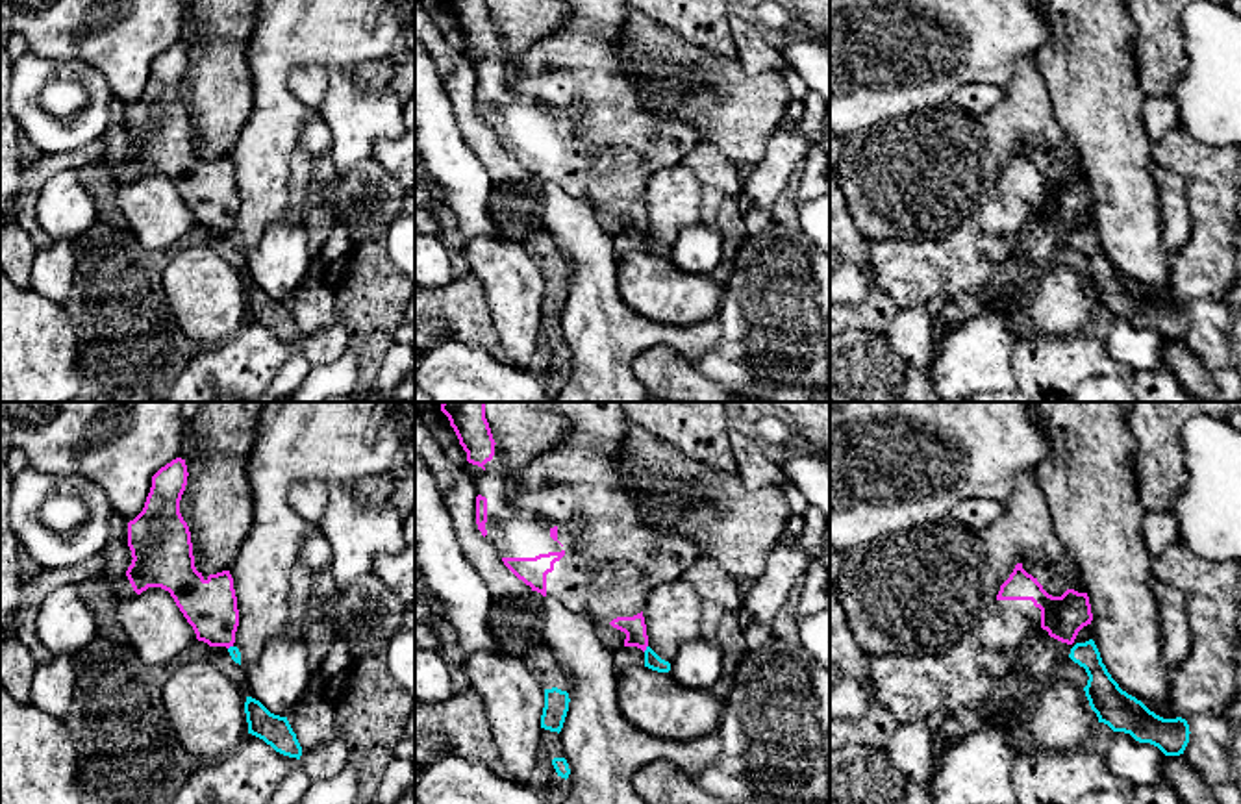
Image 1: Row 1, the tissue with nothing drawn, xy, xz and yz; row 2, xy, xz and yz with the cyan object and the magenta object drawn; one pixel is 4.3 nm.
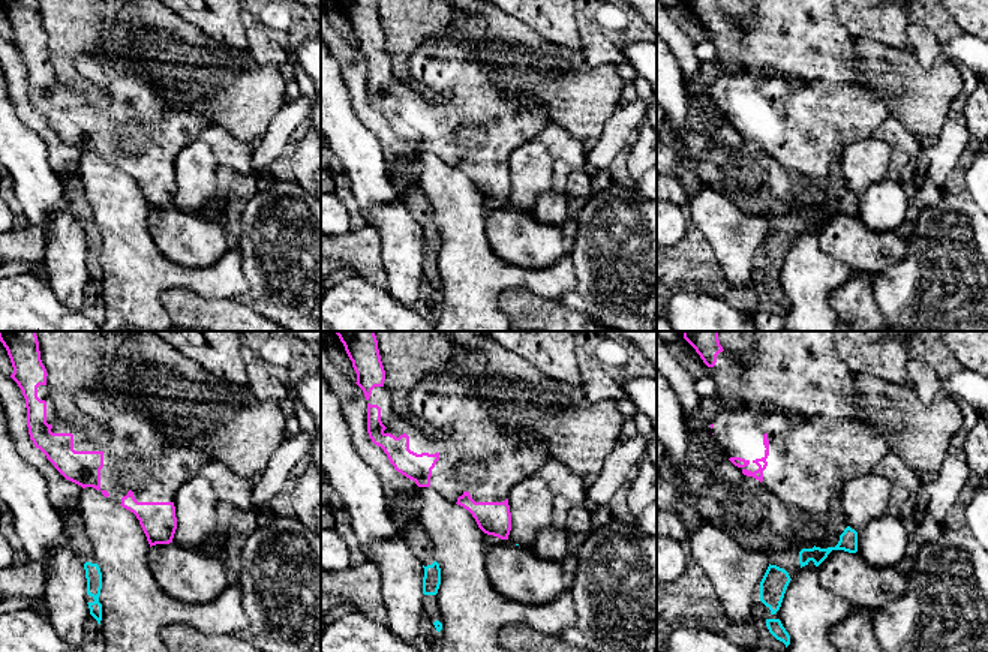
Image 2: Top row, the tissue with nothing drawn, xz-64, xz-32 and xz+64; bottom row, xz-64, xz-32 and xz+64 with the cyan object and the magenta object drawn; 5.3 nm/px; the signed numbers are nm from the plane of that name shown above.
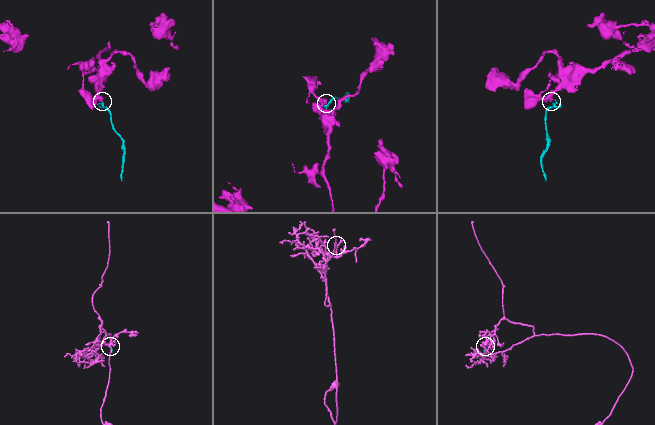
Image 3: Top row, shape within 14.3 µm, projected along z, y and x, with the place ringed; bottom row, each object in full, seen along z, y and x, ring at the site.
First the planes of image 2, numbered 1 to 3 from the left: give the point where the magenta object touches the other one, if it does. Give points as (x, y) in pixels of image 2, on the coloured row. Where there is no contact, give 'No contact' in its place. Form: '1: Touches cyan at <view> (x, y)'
1: No contact
2: No contact
3: No contact

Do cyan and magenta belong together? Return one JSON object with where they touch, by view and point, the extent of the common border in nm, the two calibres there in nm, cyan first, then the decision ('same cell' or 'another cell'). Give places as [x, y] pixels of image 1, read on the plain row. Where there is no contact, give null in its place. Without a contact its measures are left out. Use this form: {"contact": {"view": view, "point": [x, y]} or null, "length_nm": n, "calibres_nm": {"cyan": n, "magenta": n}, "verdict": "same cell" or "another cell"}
{"contact": {"view": "xz", "point": [647, 234]}, "length_nm": 40, "calibres_nm": {"cyan": 70, "magenta": 100}, "verdict": "another cell"}

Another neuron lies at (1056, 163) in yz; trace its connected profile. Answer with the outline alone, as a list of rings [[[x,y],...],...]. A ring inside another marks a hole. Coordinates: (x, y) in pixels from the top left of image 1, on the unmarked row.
[[[1069,141],[1056,148],[1048,146],[1021,146],[1022,154],[1032,159],[1043,174],[1052,182],[1061,182],[1067,174],[1085,178],[1080,154]]]

